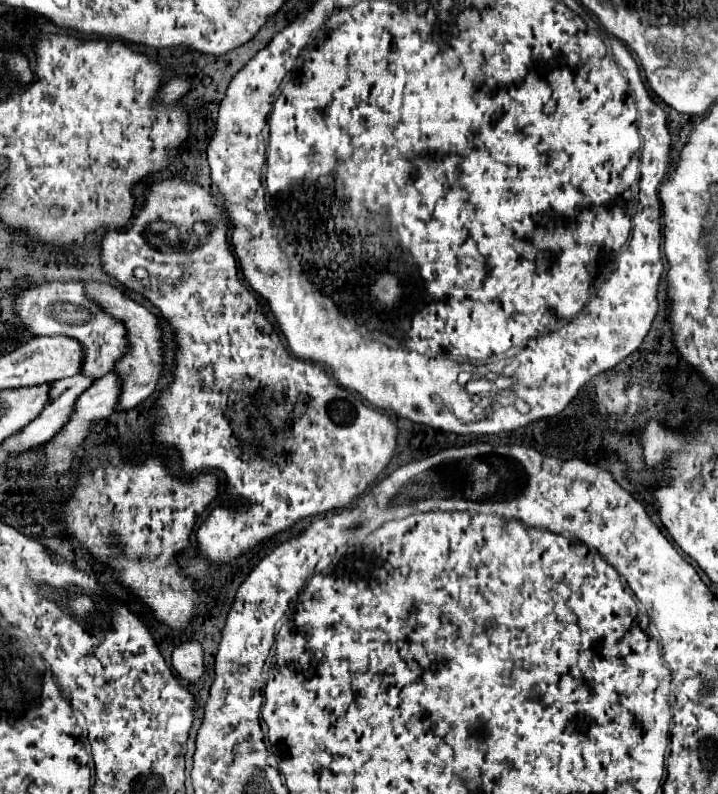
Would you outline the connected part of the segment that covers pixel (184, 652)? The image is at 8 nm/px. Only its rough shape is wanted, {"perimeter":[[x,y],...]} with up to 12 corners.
{"perimeter":[[189,641],[173,651],[173,669],[185,683],[203,675],[203,649]]}

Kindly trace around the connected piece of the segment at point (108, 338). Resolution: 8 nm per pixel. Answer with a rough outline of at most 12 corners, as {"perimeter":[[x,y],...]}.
{"perimeter":[[53,281],[17,295],[33,335],[85,345],[81,371],[113,371],[129,351],[125,323],[85,285]]}

